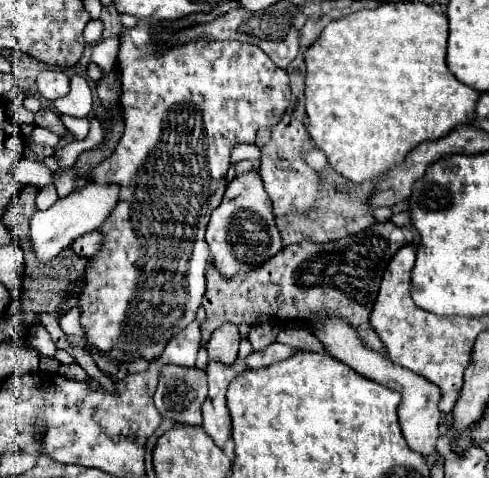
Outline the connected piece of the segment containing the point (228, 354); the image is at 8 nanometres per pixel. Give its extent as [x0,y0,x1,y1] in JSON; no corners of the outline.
[208,323,240,363]

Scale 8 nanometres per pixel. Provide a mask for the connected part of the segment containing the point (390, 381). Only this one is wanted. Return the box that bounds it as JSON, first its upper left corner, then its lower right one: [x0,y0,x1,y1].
[314,315,444,455]

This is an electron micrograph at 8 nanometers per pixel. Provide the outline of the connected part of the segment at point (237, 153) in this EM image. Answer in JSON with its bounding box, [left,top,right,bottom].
[232,143,260,163]

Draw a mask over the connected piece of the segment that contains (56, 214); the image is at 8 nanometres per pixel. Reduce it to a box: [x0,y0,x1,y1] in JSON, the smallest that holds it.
[30,181,120,261]

